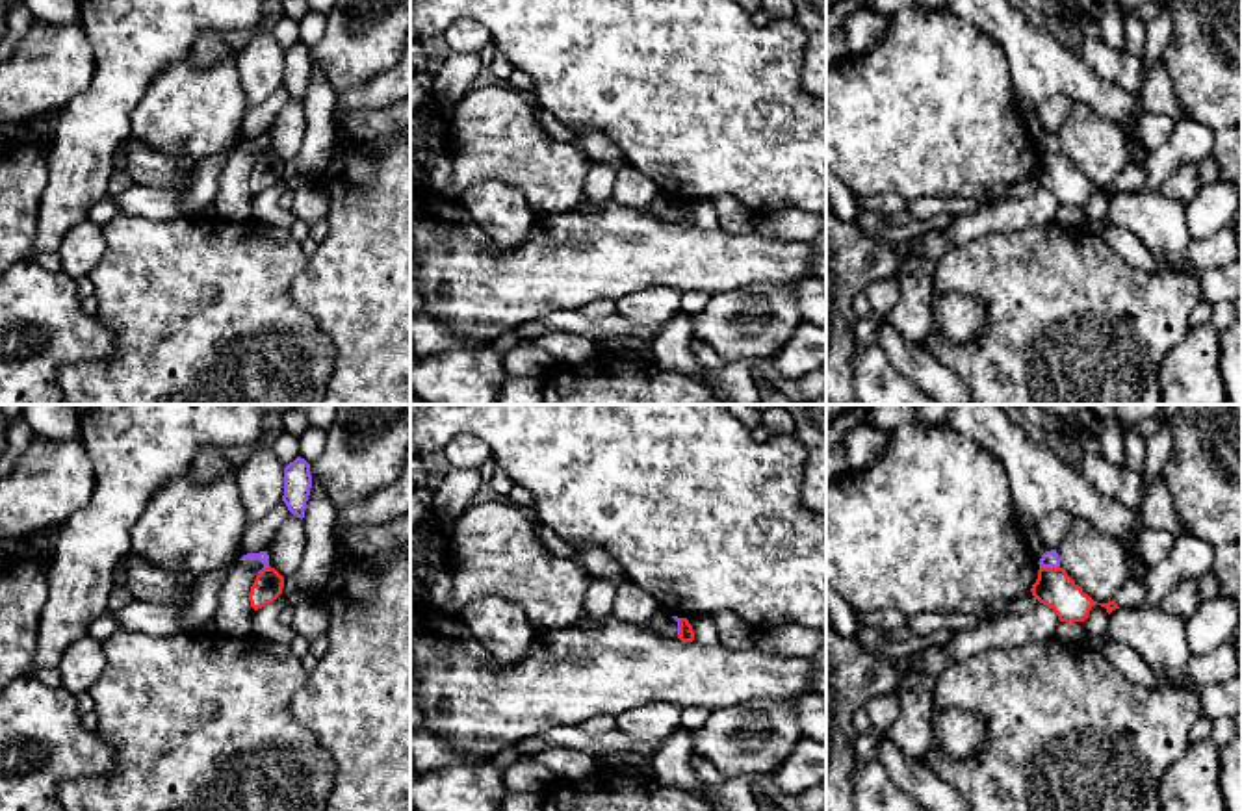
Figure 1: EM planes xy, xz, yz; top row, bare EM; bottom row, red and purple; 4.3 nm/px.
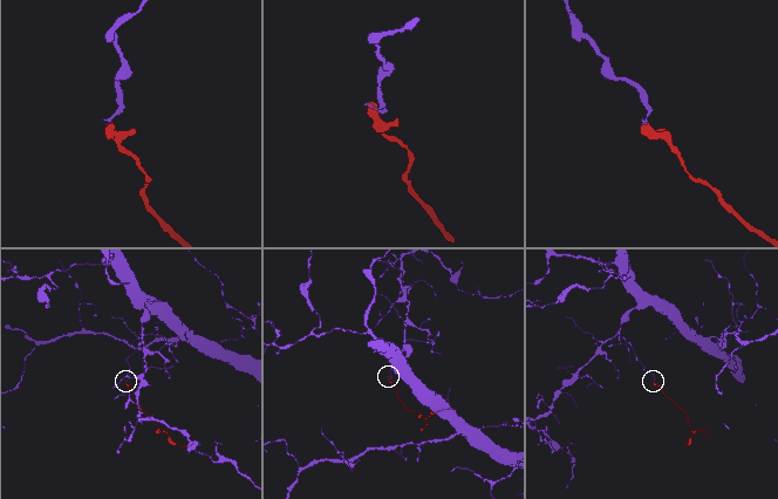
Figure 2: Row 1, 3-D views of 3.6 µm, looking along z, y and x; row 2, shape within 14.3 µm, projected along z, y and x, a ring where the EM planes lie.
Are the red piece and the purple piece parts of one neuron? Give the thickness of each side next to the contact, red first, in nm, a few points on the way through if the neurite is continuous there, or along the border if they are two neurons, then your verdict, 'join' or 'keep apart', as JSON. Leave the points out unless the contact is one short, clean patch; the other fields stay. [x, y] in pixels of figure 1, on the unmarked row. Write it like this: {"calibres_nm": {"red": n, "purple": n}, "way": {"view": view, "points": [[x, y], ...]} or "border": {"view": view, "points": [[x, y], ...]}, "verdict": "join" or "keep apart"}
{"calibres_nm": {"red": 160, "purple": 80}, "border": {"view": "yz", "points": [[1059, 149], [1040, 153]]}, "verdict": "keep apart"}

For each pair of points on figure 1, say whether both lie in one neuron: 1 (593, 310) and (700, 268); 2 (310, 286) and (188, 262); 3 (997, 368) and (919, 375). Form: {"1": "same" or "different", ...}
{"1": "different", "2": "different", "3": "different"}

